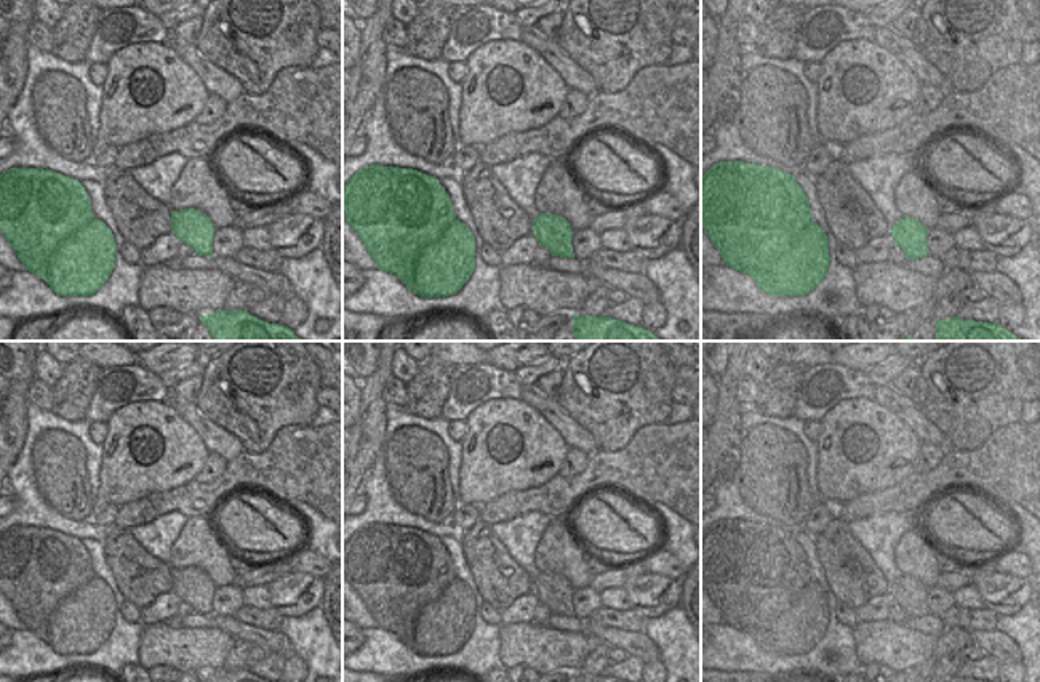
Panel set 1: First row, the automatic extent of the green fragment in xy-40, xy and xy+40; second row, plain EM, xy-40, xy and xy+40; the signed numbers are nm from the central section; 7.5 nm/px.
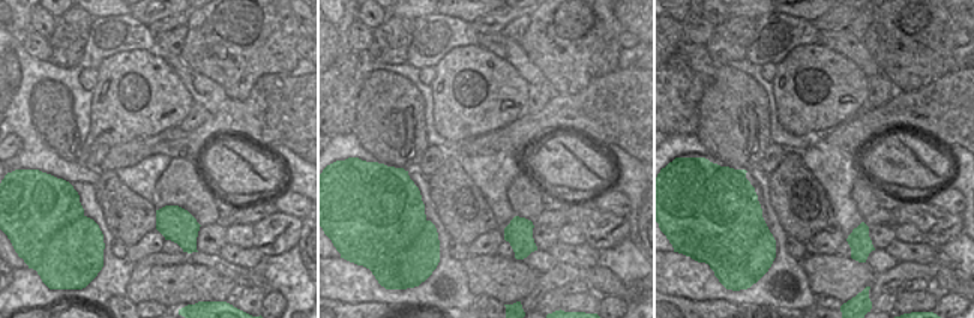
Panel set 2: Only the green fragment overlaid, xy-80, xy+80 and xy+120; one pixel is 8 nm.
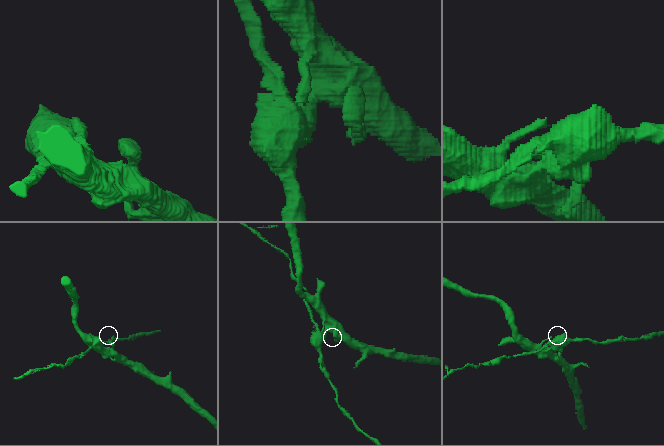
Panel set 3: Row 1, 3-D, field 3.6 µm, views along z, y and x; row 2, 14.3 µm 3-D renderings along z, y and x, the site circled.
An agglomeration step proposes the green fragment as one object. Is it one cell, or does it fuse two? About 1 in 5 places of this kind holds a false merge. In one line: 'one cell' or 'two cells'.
two cells

